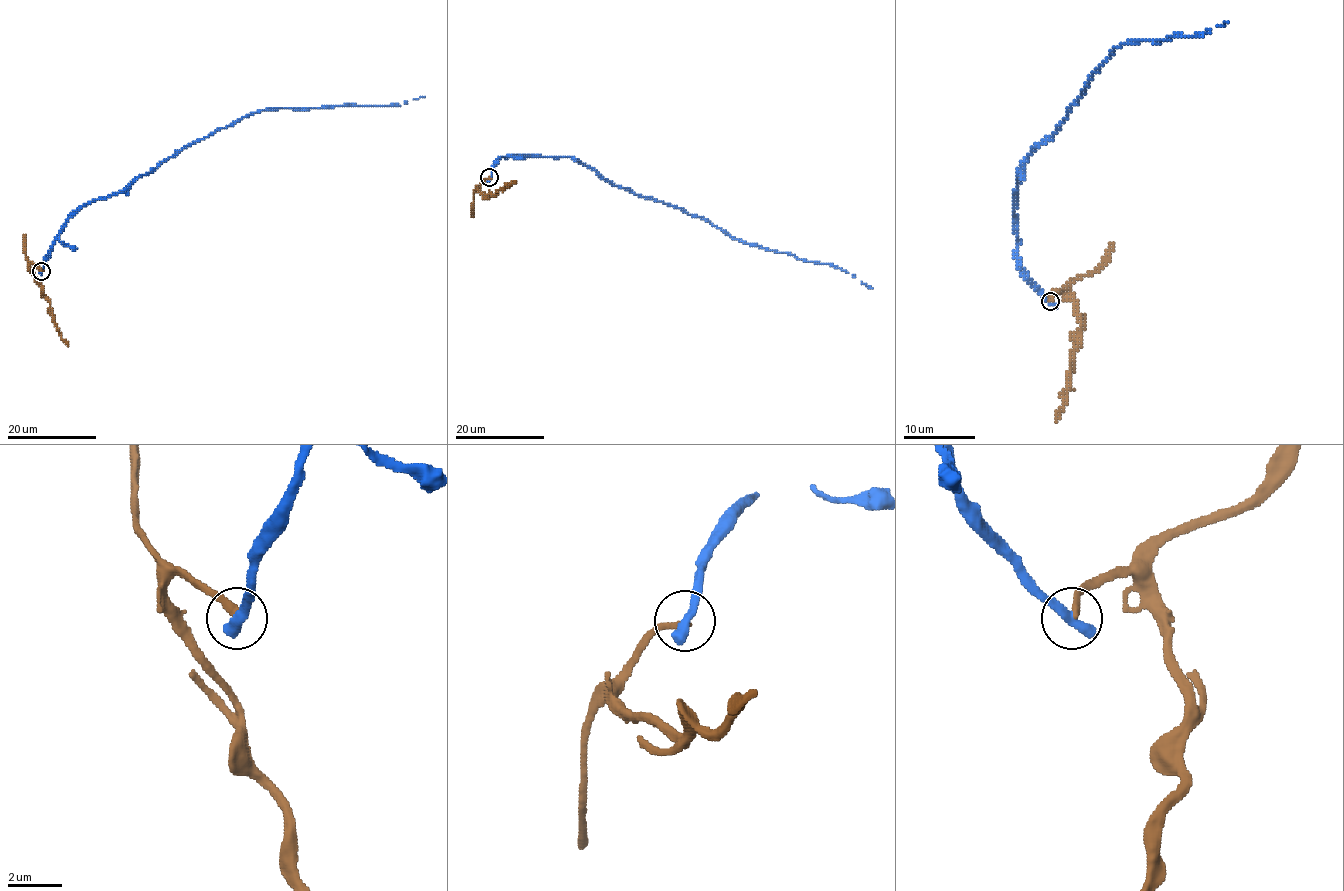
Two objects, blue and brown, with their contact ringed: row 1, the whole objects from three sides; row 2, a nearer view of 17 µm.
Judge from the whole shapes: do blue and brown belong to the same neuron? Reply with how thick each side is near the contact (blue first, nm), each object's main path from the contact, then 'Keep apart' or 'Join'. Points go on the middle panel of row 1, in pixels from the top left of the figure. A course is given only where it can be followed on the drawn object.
Thickness 480 nm (blue) against 280 nm. Course of blue: (490, 177), (501, 157), (573, 157), (610, 183), (705, 218), (730, 236), (829, 263), (872, 287). Course of brown: (490, 177), (477, 188), (488, 196), (515, 182). Keep apart

